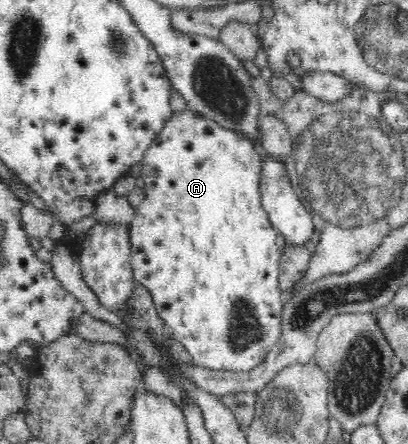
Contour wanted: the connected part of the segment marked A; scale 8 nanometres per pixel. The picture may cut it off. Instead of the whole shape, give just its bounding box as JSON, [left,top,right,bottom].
[128,107,284,371]

